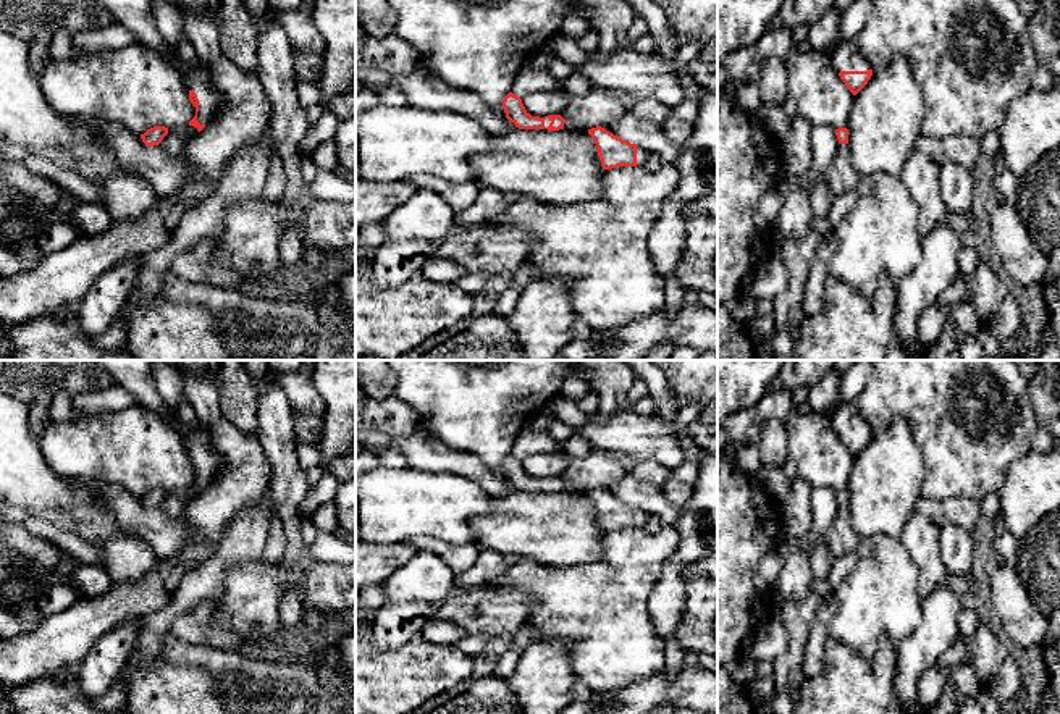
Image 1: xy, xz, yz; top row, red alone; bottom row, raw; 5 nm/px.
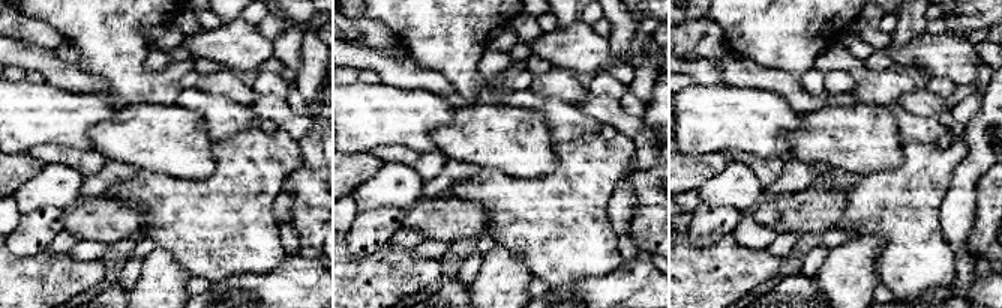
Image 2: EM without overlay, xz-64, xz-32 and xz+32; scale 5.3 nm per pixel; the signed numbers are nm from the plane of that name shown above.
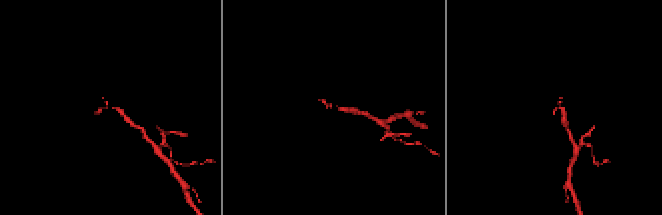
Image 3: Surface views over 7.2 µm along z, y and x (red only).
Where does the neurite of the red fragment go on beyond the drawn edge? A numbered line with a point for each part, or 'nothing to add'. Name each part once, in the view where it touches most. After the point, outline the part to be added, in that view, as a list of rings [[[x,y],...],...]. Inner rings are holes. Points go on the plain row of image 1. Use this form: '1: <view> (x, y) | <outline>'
1: xy (133, 375) | [[[44,360],[53,367],[73,367],[79,362],[92,362],[103,367],[115,384],[126,389],[137,401],[137,405],[158,414],[181,436],[189,452],[194,452],[199,460],[197,483],[208,486],[218,478],[221,468],[226,468],[226,460],[213,446],[213,438],[208,430],[199,422],[194,426],[184,426],[155,388],[155,380],[150,373],[152,360]]]

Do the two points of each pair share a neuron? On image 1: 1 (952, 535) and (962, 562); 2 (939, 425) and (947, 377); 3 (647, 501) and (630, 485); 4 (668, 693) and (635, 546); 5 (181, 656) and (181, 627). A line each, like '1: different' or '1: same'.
1: same
2: same
3: same
4: different
5: different

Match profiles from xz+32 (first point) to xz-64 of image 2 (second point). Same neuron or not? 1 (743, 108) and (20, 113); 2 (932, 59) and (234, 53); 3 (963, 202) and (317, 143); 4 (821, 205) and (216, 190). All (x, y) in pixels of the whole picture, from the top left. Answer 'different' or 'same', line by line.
1: same
2: same
3: same
4: different

